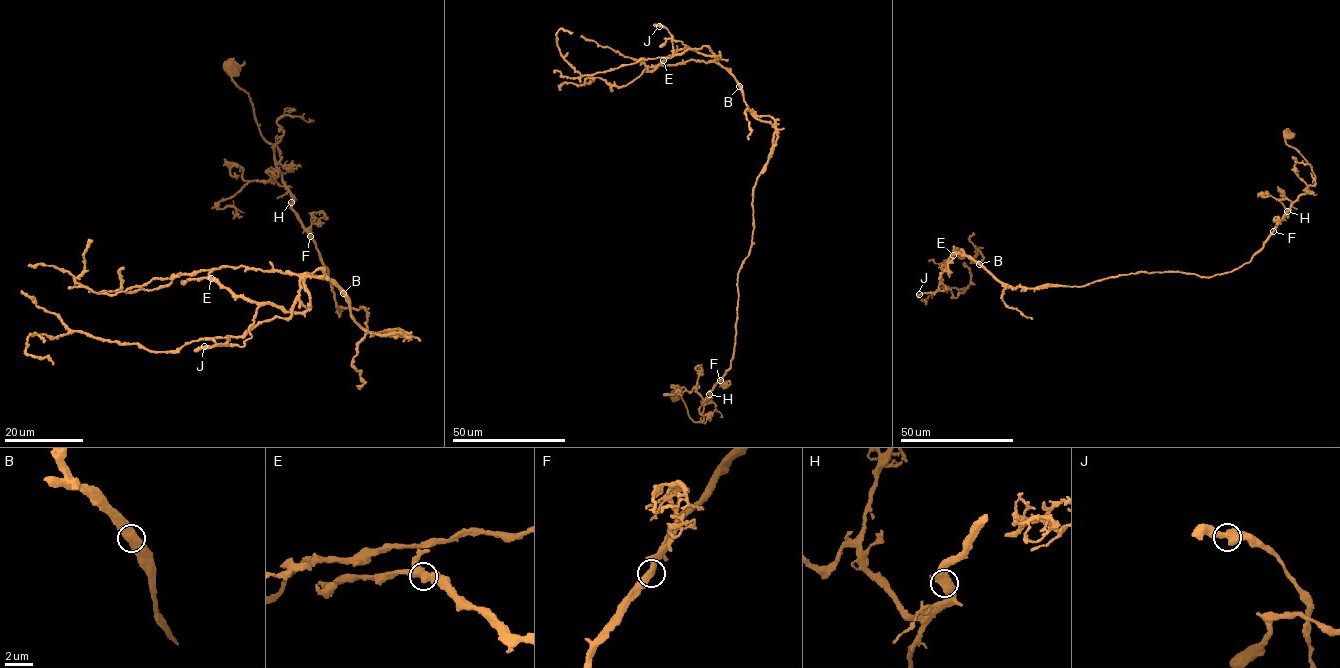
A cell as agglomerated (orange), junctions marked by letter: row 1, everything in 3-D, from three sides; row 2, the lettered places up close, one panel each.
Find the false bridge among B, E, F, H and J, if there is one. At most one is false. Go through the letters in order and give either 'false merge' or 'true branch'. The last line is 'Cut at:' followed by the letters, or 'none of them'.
B: false merge
E: true branch
F: true branch
H: true branch
J: true branch
Cut at: B

